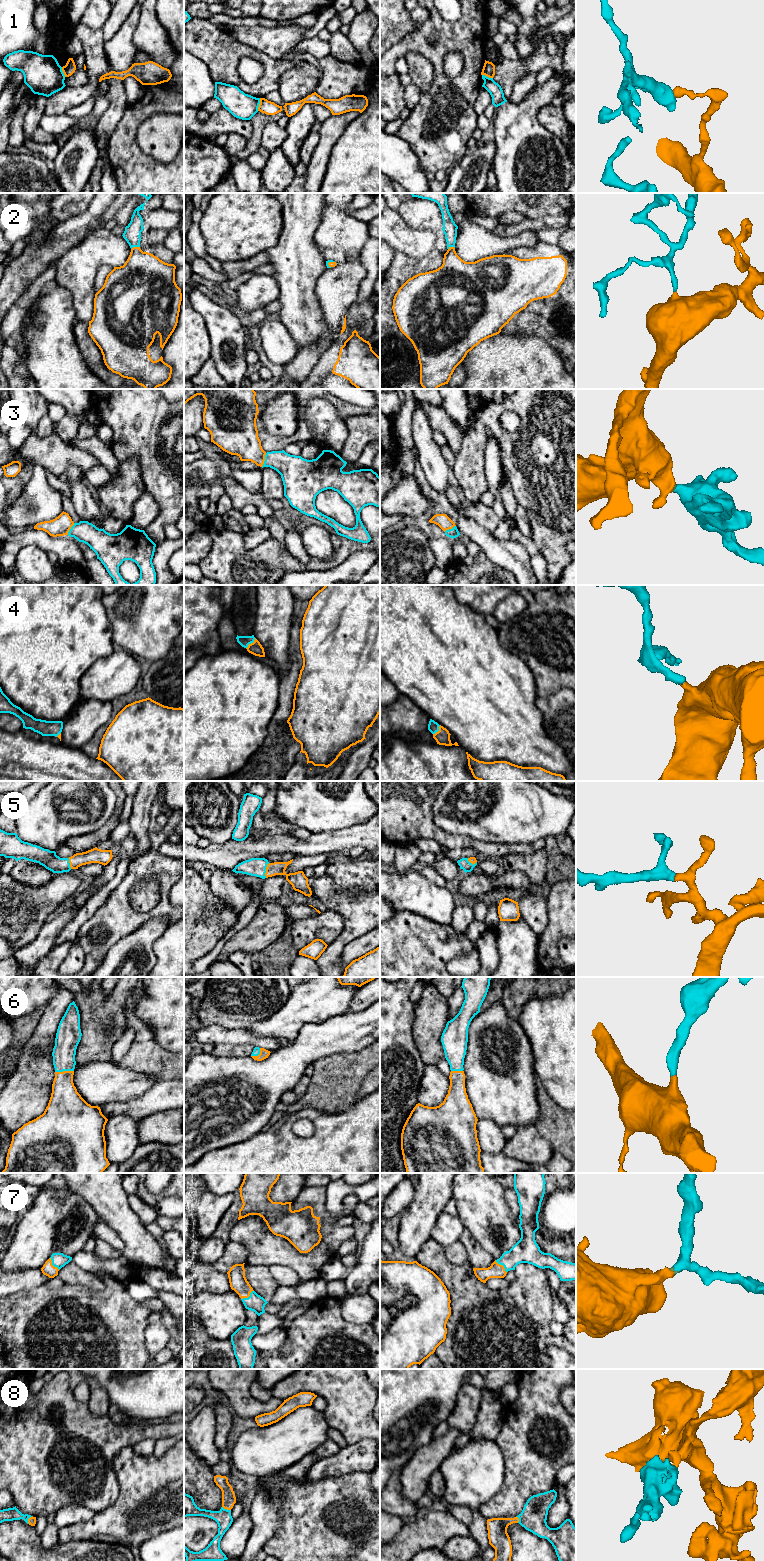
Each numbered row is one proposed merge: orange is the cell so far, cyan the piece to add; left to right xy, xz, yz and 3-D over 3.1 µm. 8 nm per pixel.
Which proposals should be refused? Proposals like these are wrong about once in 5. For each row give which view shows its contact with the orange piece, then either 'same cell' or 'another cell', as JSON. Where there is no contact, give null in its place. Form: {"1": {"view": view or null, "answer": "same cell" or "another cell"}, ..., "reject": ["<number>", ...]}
{"1": {"view": "xz", "answer": "another cell"}, "2": {"view": "xy", "answer": "same cell"}, "3": {"view": "xz", "answer": "same cell"}, "4": {"view": "xz", "answer": "same cell"}, "5": {"view": "xz", "answer": "same cell"}, "6": {"view": "xy", "answer": "same cell"}, "7": {"view": "yz", "answer": "same cell"}, "8": {"view": "xy", "answer": "same cell"}, "reject": ["1"]}

